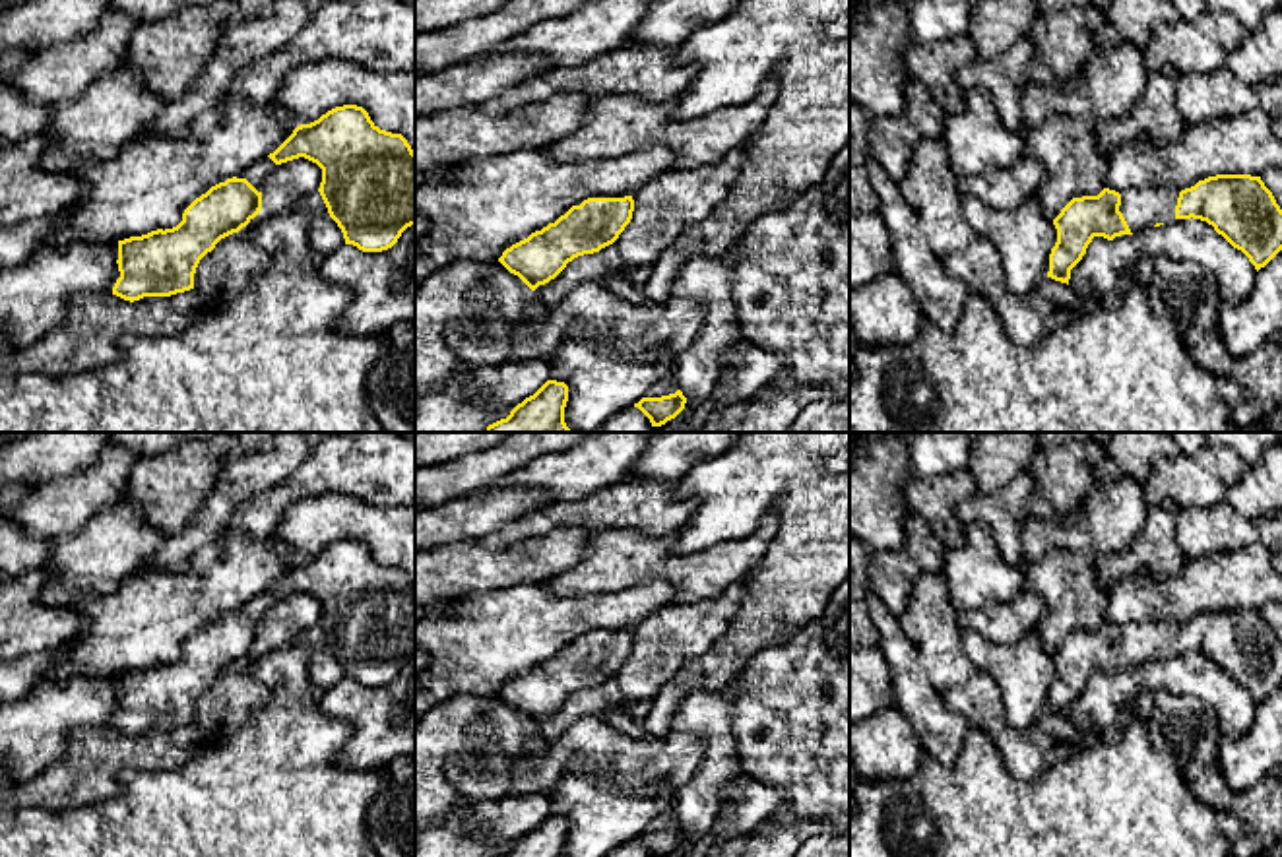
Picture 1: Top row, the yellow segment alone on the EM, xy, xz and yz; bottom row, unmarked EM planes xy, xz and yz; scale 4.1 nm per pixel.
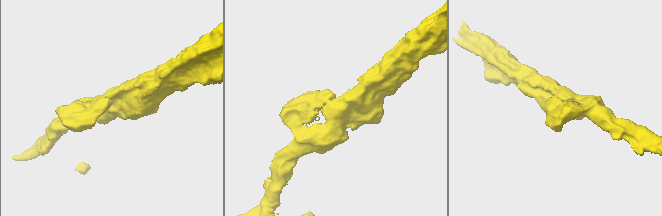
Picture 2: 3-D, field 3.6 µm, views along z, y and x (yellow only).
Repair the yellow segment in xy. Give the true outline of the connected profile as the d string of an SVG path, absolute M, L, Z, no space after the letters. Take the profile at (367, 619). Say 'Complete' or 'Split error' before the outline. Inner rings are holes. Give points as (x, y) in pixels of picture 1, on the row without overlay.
Complete. M336 541L318 555L297 560L268 591L275 599L304 591L322 603L318 626L345 679L382 686L415 659L415 586L401 568L380 564L363 541Z

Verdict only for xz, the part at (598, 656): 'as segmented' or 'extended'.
as segmented

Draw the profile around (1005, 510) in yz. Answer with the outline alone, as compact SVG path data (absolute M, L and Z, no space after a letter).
M1022 471L995 492L976 491L960 500L954 510L964 525L985 522L1003 556L1014 566L1024 566L1022 527L1032 514L1030 498L1034 491L1036 483L1030 471Z

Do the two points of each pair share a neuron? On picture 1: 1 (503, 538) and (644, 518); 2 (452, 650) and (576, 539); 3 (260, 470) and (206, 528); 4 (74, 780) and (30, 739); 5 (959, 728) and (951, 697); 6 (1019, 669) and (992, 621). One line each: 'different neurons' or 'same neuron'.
1: same neuron
2: different neurons
3: same neuron
4: different neurons
5: different neurons
6: different neurons

